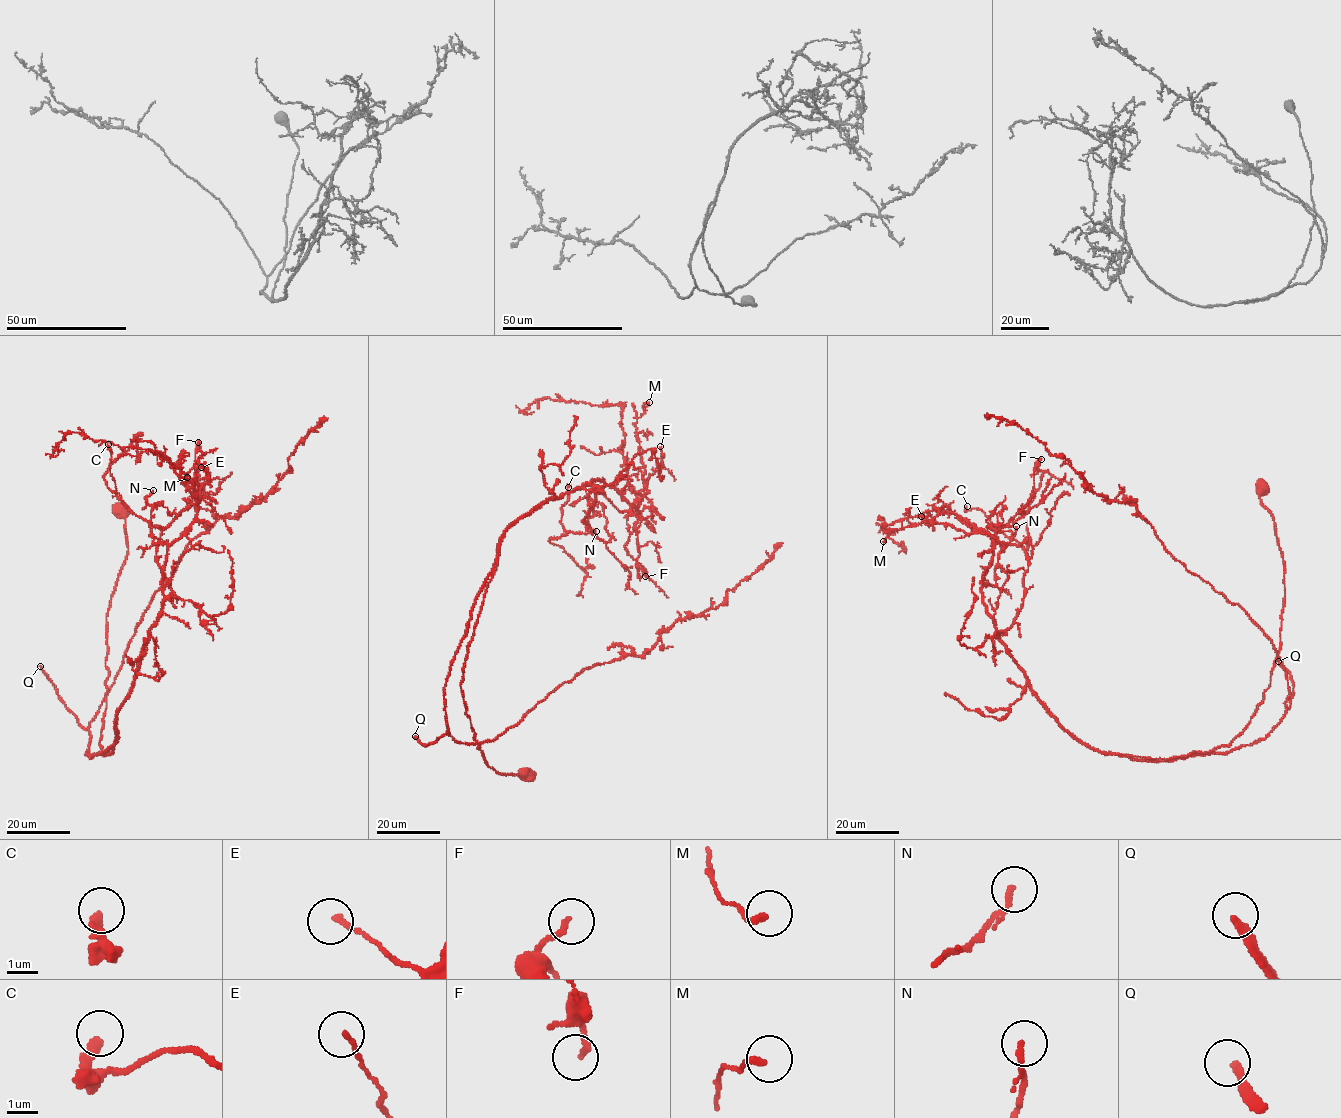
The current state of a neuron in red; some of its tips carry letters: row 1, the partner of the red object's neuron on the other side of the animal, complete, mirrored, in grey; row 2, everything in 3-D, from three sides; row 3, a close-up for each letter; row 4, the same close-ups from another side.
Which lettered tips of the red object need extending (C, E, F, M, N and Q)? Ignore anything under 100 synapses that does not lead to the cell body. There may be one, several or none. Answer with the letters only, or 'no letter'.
Q

